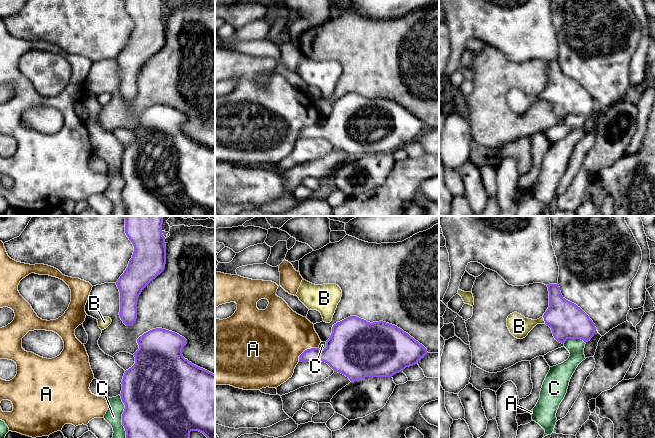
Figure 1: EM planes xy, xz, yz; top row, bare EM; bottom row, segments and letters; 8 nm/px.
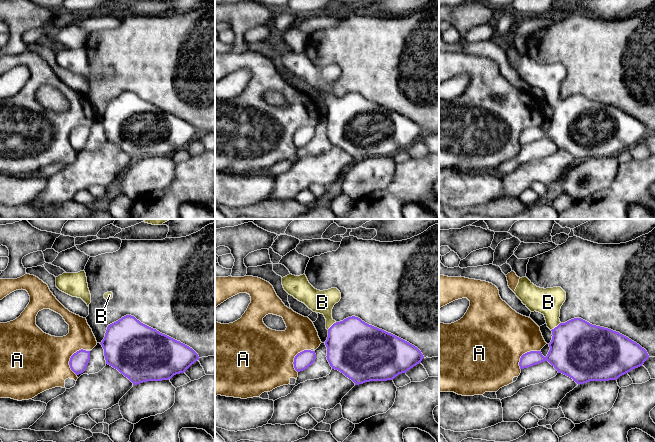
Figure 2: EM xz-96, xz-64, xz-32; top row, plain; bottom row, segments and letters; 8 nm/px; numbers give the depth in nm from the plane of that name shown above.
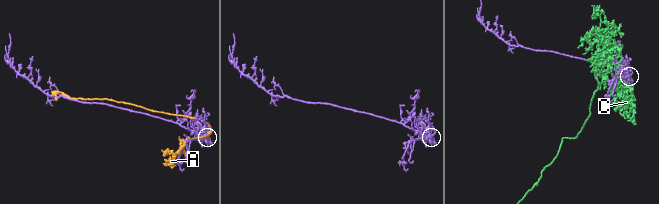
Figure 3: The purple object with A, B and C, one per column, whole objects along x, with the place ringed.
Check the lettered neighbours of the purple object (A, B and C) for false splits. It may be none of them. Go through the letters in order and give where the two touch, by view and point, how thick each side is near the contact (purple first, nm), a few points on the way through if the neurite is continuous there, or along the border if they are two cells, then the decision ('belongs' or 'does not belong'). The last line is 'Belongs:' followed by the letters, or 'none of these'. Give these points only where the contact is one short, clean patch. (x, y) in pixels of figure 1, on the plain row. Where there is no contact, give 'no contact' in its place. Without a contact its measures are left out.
A: contact xz (300, 131); calibres 160 and 500 nm; border xz (307, 124), (299, 132), (298, 137); does not belong
B: contact yz (544, 96); calibres 280 and 170 nm; way yz (567, 97), (544, 96), (519, 102); belongs
C: contact xy (122, 193); calibres 500 and 140 nm; does not belong
Belongs: B

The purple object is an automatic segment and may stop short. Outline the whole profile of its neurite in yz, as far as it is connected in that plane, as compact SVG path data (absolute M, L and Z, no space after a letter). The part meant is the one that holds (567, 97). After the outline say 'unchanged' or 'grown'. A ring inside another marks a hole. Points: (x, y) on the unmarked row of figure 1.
M558 60L547 61L549 83L537 96L525 94L514 88L507 94L507 103L517 115L525 114L537 100L546 100L552 106L554 114L564 120L567 115L590 117L596 103L589 92L576 80L566 76Z | grown

